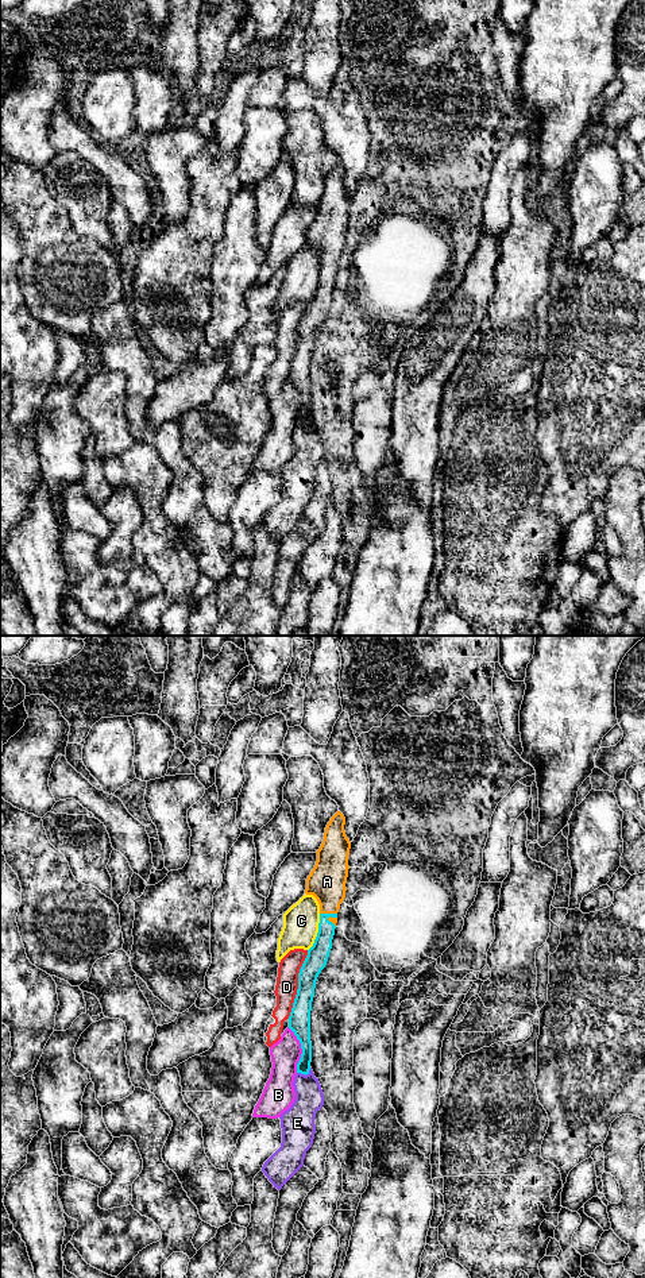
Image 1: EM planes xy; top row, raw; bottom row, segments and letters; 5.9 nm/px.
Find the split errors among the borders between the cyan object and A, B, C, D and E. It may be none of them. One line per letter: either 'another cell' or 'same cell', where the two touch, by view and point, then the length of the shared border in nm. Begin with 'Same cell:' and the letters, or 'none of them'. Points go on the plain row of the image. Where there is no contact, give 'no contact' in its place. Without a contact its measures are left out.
Same cell: A
A: same cell | xy (329, 267) | 130 nm
B: another cell | xy (302, 402) | 280 nm
C: another cell | xy (317, 285) | 240 nm
D: another cell | xy (298, 336) | 420 nm
E: another cell | xy (304, 425) | 90 nm

